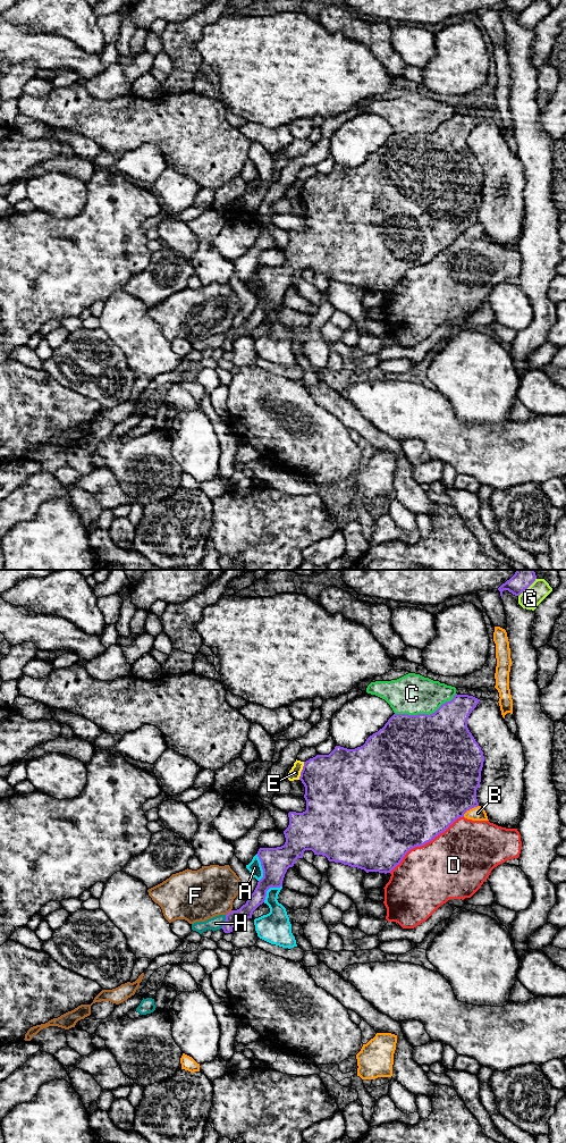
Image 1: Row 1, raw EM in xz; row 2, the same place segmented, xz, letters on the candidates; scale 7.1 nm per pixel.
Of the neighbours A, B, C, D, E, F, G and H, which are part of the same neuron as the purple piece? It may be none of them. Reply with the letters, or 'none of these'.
none of these

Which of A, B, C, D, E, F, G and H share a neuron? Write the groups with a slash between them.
A / B / C / D / E / F / G / H

